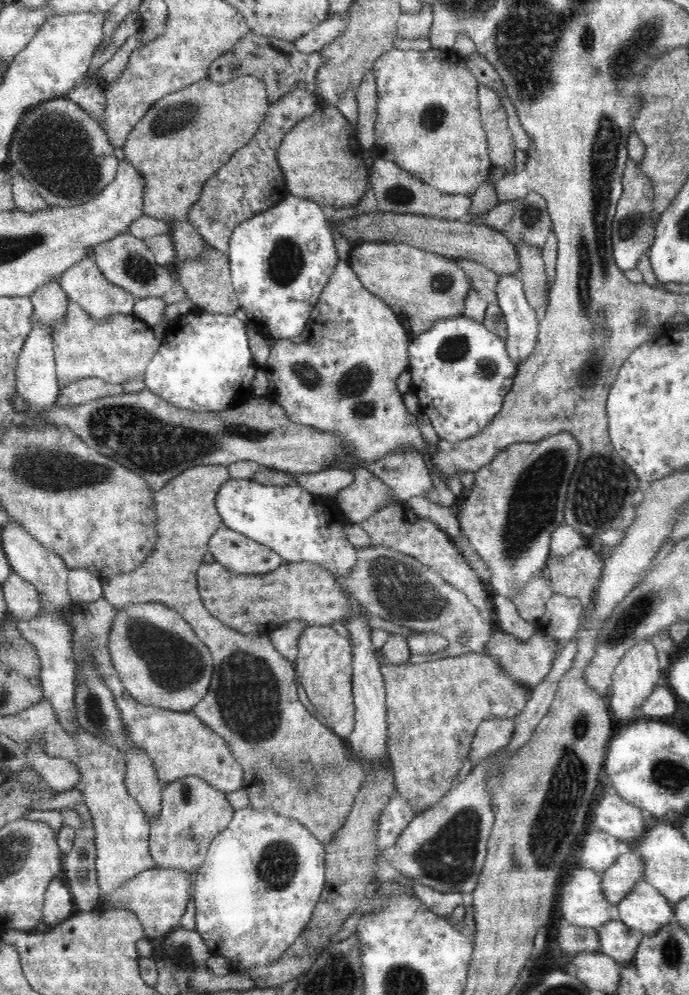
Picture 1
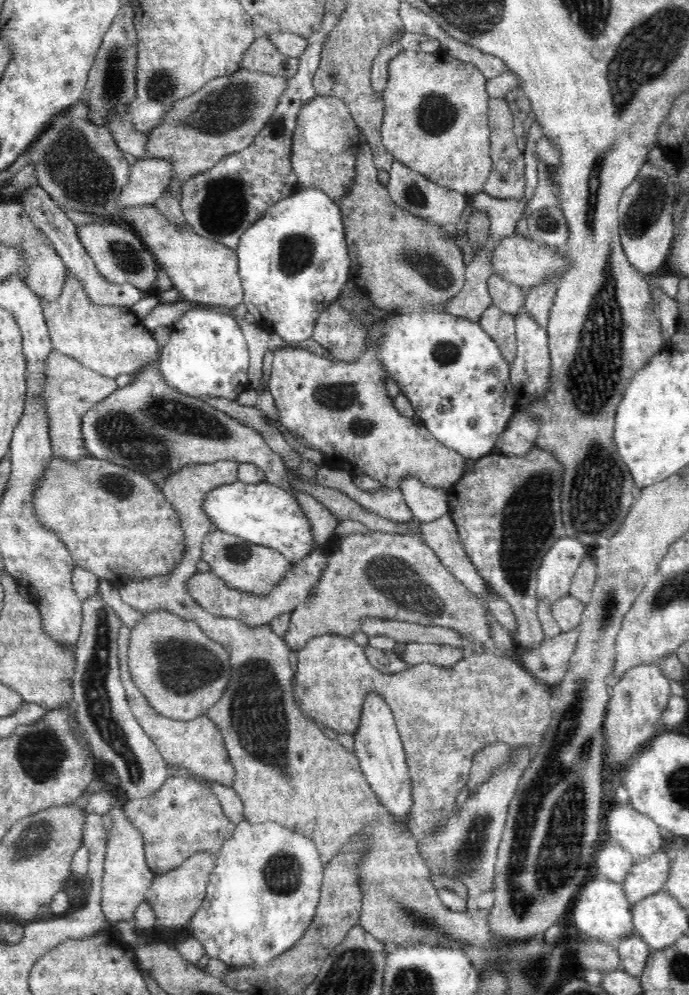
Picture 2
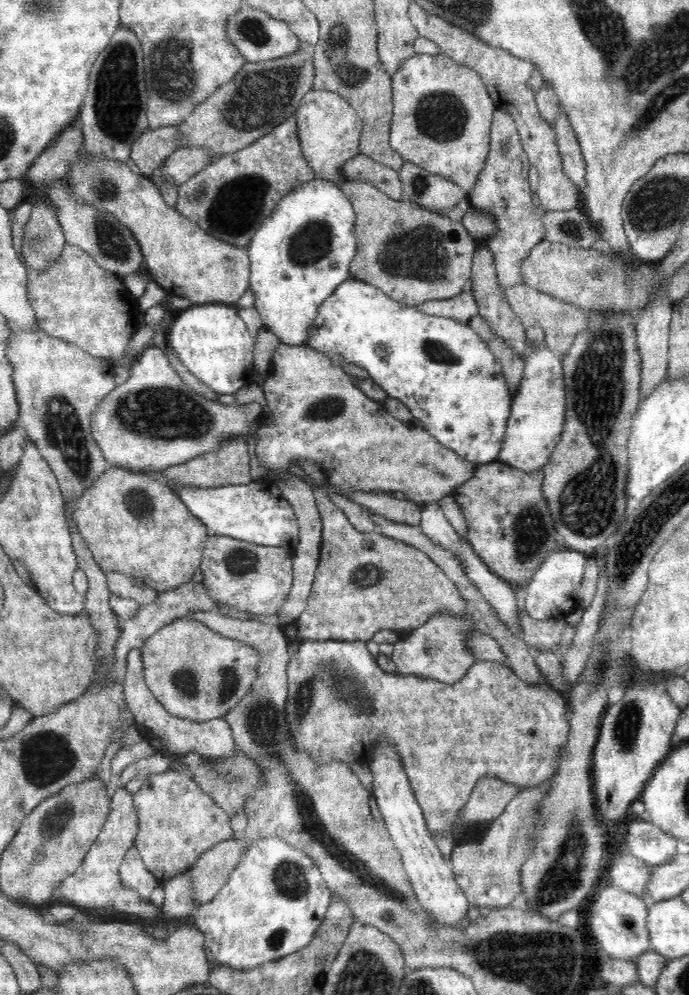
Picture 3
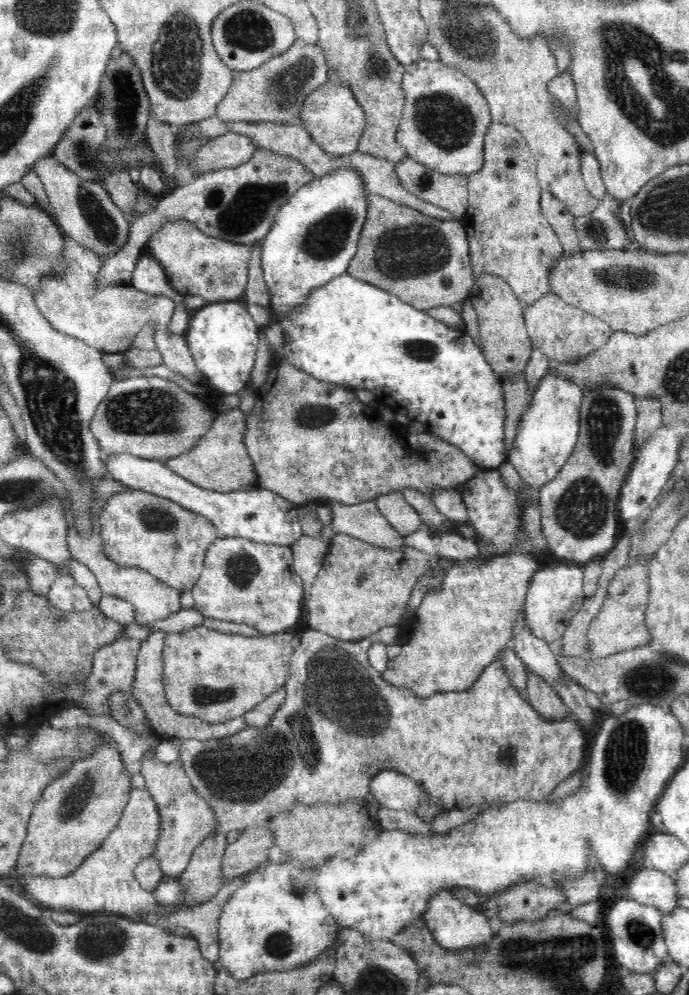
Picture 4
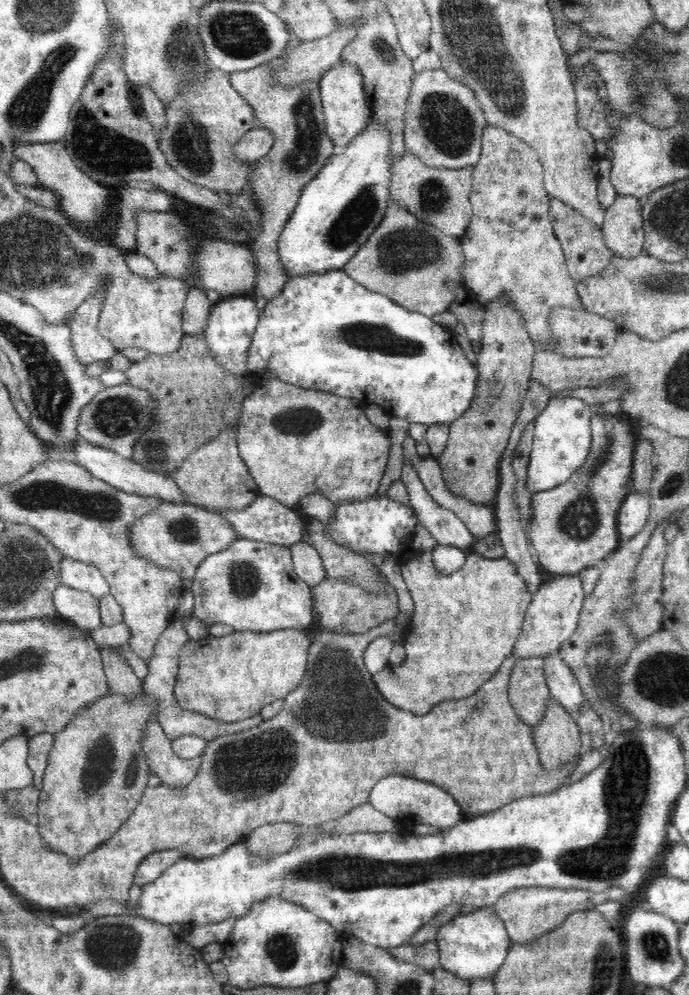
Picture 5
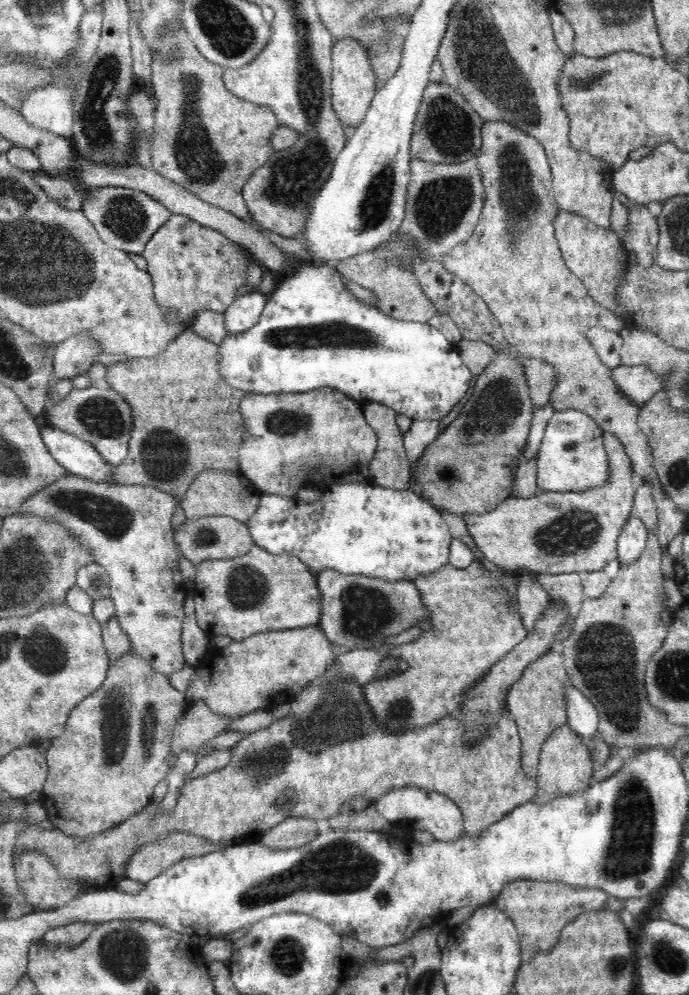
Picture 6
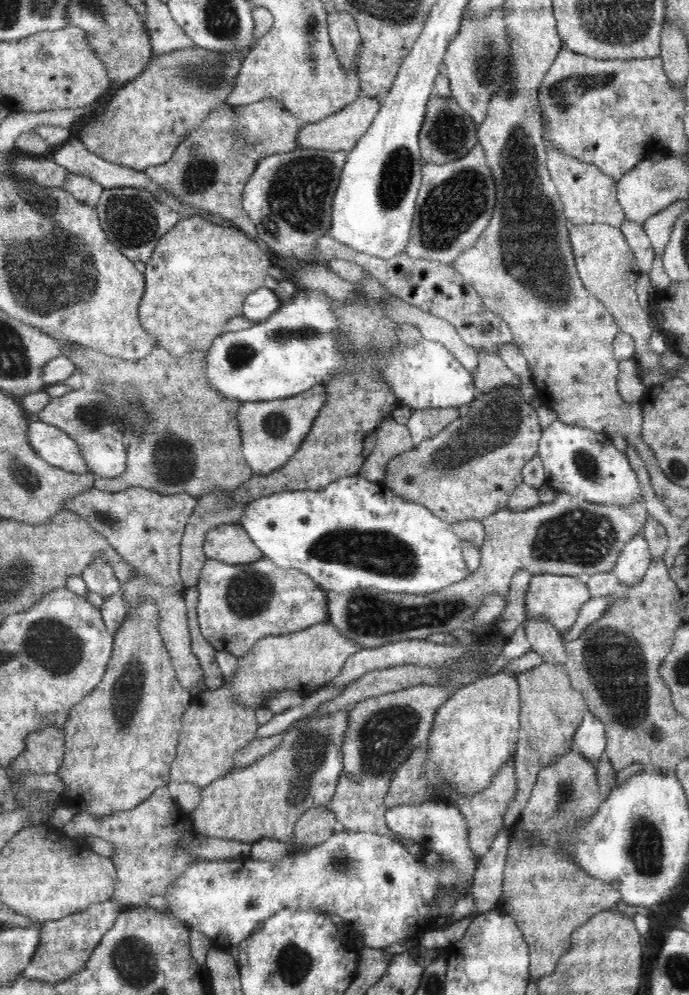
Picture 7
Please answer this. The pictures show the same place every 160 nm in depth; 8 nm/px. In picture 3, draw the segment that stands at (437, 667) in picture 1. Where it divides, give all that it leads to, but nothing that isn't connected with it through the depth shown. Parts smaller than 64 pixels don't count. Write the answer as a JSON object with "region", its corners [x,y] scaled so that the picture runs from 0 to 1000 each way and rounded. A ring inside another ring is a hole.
{"region":[[[470,642],[469,644],[440,643],[434,647],[433,655],[421,660],[418,671],[418,702],[415,705],[415,722],[419,730],[419,739],[428,746],[431,754],[443,754],[446,759],[459,767],[459,769],[476,769],[476,765],[492,764],[502,769],[508,766],[528,766],[533,768],[533,762],[540,755],[540,750],[549,744],[567,745],[567,750],[578,754],[579,762],[586,775],[592,779],[604,805],[612,812],[621,835],[630,842],[652,841],[656,839],[657,826],[662,824],[663,817],[679,807],[687,793],[700,783],[700,780],[711,780],[714,783],[726,783],[729,786],[749,789],[753,795],[762,793],[775,793],[784,791],[788,787],[801,783],[813,773],[813,756],[824,746],[827,738],[827,725],[824,722],[824,710],[821,702],[808,693],[797,690],[769,689],[758,685],[752,678],[734,667],[727,665],[691,664],[676,675],[673,681],[665,685],[650,687],[637,683],[621,683],[620,681],[607,681],[601,677],[576,677],[557,674],[534,652],[534,644],[499,645],[489,642]]]}

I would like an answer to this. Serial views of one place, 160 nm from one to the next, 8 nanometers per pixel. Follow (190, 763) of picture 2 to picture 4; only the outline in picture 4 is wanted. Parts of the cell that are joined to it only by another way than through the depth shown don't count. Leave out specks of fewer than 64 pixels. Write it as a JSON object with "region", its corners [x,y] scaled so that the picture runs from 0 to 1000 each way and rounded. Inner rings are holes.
{"region":[[[226,634],[218,637],[212,643],[205,644],[205,652],[197,661],[197,675],[194,679],[194,687],[192,698],[200,703],[200,707],[206,709],[224,738],[229,741],[244,744],[254,743],[287,743],[305,744],[335,741],[337,739],[351,736],[358,731],[354,721],[331,723],[328,726],[305,728],[287,721],[273,721],[267,718],[257,717],[250,713],[241,703],[238,696],[238,664],[235,664],[235,653],[238,653],[238,643],[241,643],[241,634]]]}

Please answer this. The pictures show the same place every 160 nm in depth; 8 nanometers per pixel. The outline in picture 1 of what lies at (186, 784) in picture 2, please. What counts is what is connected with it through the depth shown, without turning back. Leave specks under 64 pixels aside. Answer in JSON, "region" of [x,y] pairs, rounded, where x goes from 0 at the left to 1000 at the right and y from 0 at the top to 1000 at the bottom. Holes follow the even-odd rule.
{"region":[[[284,779],[247,786],[235,796],[234,806],[232,818],[215,820],[219,861],[228,872],[255,872],[274,877],[286,875],[296,868],[305,848],[331,831],[340,812],[328,803],[328,797],[308,792]]]}

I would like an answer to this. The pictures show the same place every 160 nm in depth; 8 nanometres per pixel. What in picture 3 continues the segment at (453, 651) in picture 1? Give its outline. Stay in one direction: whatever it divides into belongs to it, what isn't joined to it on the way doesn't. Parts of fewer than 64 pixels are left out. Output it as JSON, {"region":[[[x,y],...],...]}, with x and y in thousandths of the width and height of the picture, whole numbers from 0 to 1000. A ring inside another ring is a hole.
{"region":[[[456,483],[447,484],[448,488],[456,491],[456,499],[459,499],[459,509],[462,510],[466,524],[469,527],[467,532],[467,545],[464,545],[464,564],[463,569],[459,573],[459,579],[456,579],[456,585],[453,585],[453,593],[447,599],[447,605],[444,613],[431,621],[431,642],[438,645],[440,643],[454,643],[454,644],[469,644],[470,642],[489,642],[498,643],[499,645],[511,644],[534,644],[538,643],[543,637],[550,633],[570,633],[581,634],[583,632],[599,632],[612,629],[621,622],[631,621],[630,616],[637,616],[639,614],[653,614],[656,618],[668,620],[668,622],[682,623],[685,619],[685,612],[678,607],[678,605],[669,600],[662,586],[650,581],[650,578],[644,573],[639,572],[626,561],[611,553],[607,553],[601,549],[595,549],[588,545],[566,541],[565,539],[554,538],[552,535],[537,535],[525,536],[512,530],[512,527],[507,525],[505,520],[492,512],[488,508],[478,502],[475,494],[472,494],[472,489],[464,489]]]}

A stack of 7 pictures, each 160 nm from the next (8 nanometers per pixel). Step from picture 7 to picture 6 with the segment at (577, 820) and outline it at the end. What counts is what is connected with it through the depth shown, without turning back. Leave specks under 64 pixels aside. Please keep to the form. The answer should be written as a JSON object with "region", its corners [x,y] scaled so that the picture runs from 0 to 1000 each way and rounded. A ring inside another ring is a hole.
{"region":[[[824,727],[819,728],[819,730],[807,732],[787,750],[778,783],[781,796],[769,806],[790,809],[803,806],[804,803],[811,801],[849,796],[859,789],[858,783],[862,778],[855,752],[826,731]],[[753,885],[739,886],[714,907],[734,918],[752,936],[759,967],[769,967],[778,959],[795,958],[810,947],[819,931],[842,919],[880,913],[885,901],[874,893],[842,892],[819,886]]]}

